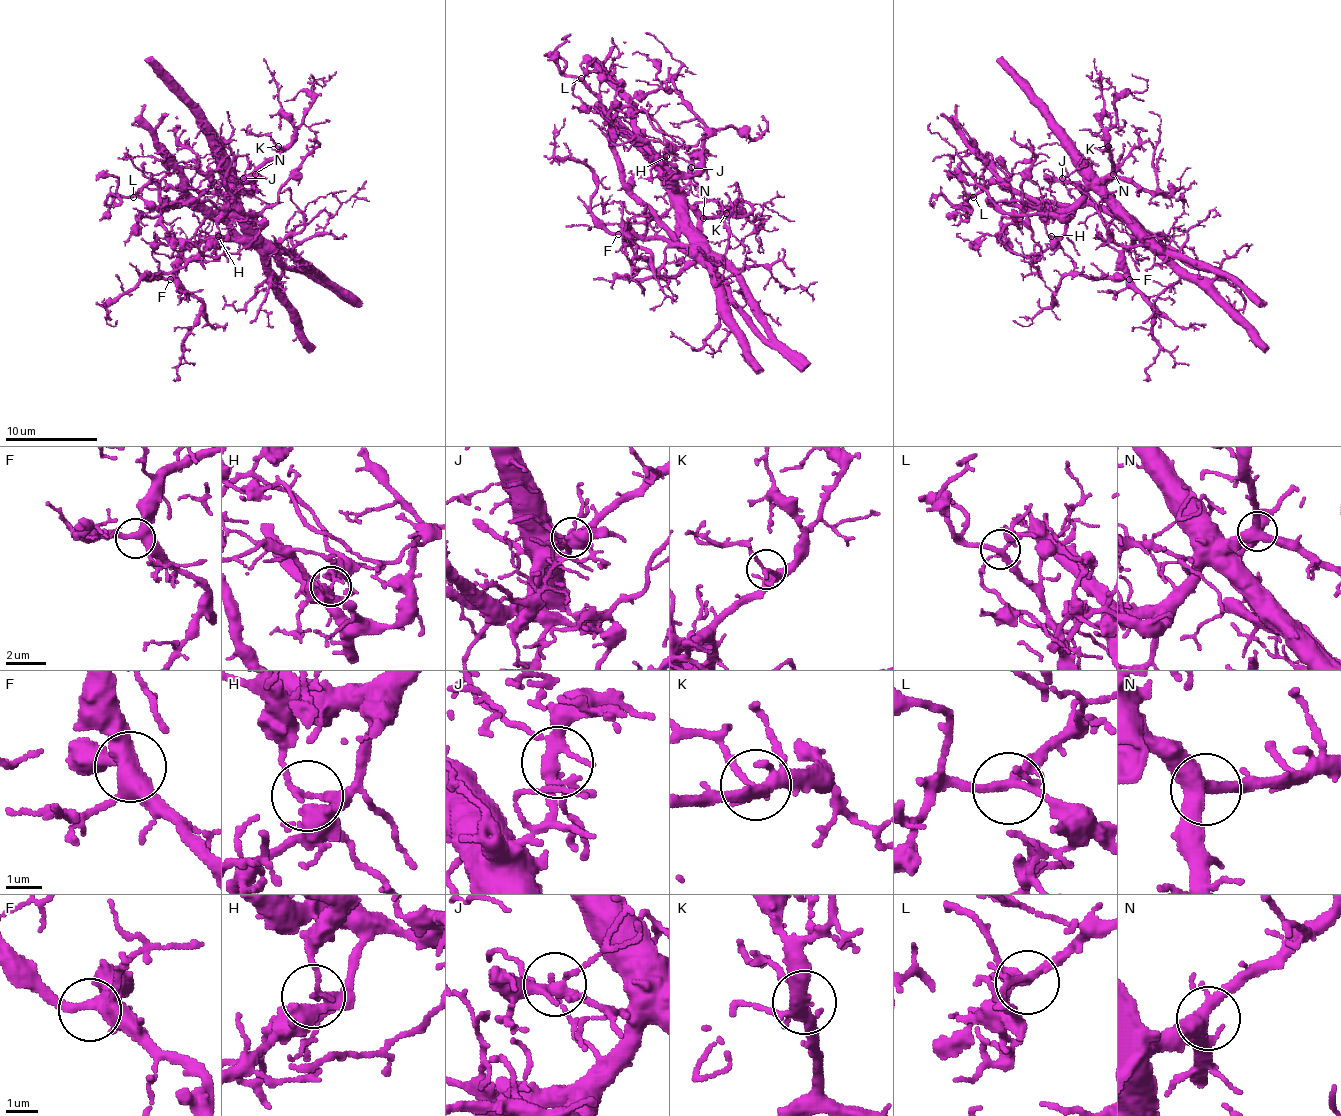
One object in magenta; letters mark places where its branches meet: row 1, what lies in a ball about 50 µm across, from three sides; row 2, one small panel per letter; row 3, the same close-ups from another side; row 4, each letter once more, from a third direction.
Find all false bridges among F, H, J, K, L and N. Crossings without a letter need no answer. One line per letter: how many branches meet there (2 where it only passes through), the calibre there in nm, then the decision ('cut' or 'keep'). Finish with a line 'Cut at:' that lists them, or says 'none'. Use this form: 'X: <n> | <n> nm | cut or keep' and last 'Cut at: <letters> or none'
F: 3 | 400 nm | keep
H: 3 | 160 nm | cut
J: 6 | 320 nm | keep
K: 6 | 280 nm | keep
L: 4 | 220 nm | keep
N: 3 | 420 nm | keep
Cut at: H

